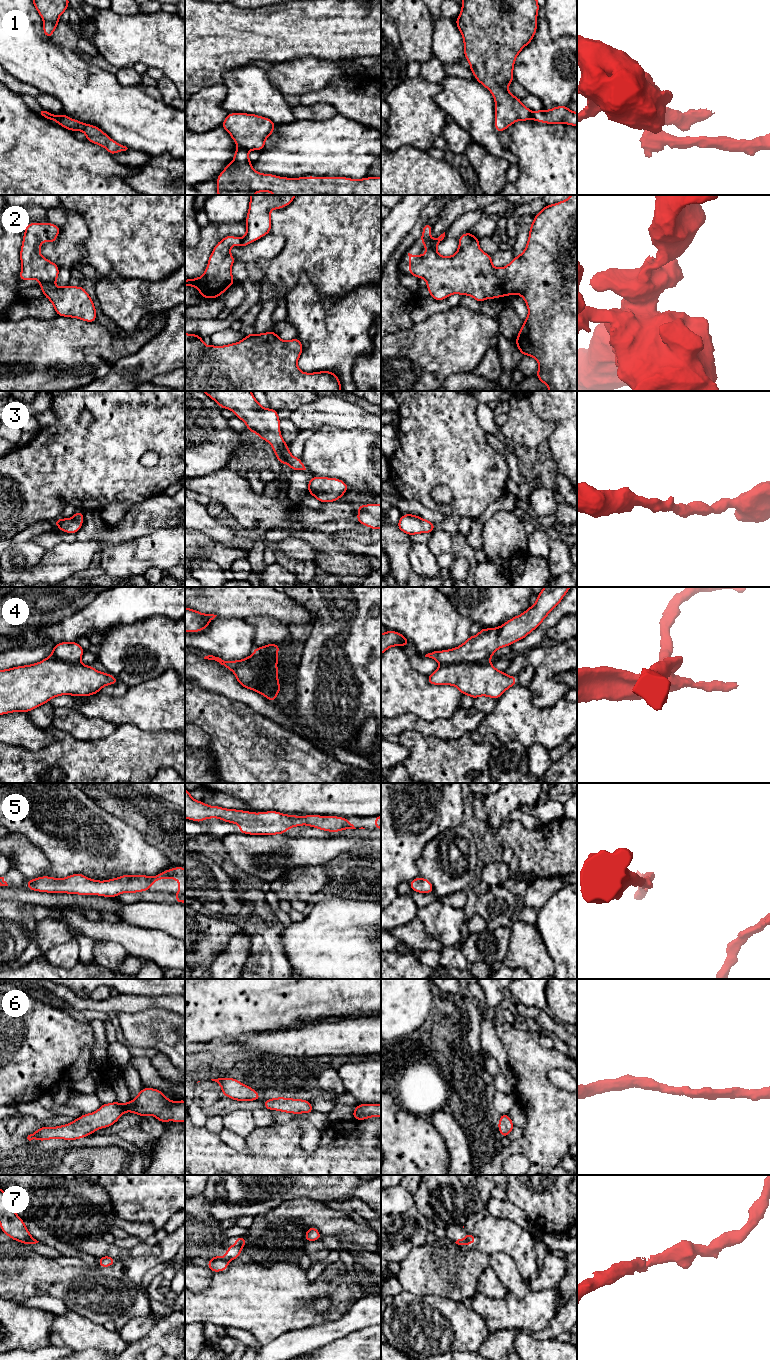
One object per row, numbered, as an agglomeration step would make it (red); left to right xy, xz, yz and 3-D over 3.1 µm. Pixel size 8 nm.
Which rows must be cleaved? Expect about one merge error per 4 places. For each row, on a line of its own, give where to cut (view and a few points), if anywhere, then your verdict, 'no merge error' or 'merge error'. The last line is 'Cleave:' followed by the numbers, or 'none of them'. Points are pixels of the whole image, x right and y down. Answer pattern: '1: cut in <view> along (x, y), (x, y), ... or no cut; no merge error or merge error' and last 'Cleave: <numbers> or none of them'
1: cut in xz along (238, 147), (244, 148), (247, 151); merge error
2: no cut; no merge error
3: no cut; no merge error
4: cut in yz along (489, 661), (450, 662), (440, 665); merge error
5: no cut; no merge error
6: no cut; no merge error
7: no cut; no merge error
Cleave: 1, 4

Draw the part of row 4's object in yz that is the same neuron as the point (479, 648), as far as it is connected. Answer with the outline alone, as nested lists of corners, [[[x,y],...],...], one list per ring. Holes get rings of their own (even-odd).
[[[544,587],[534,605],[500,627],[482,628],[477,635],[470,636],[460,646],[443,651],[432,651],[425,657],[438,661],[440,665],[490,662],[496,650],[524,639],[535,630],[561,602],[570,588]]]

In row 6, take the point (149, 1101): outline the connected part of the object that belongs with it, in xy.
[[[143,1088],[133,1101],[125,1104],[113,1102],[102,1104],[90,1114],[83,1114],[71,1123],[57,1127],[40,1127],[28,1135],[29,1141],[50,1139],[76,1140],[91,1135],[98,1129],[107,1128],[118,1121],[125,1112],[135,1113],[141,1117],[151,1115],[160,1122],[185,1122],[185,1101],[170,1101],[162,1091],[153,1088]]]

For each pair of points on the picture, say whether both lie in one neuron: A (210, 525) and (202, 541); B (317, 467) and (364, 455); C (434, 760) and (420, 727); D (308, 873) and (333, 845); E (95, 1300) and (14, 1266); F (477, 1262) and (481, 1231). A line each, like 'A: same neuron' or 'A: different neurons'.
A: different neurons
B: same neuron
C: different neurons
D: different neurons
E: same neuron
F: different neurons

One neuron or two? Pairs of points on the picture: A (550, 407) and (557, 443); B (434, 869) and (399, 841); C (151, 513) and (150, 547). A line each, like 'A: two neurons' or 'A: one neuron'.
A: one neuron
B: two neurons
C: two neurons

